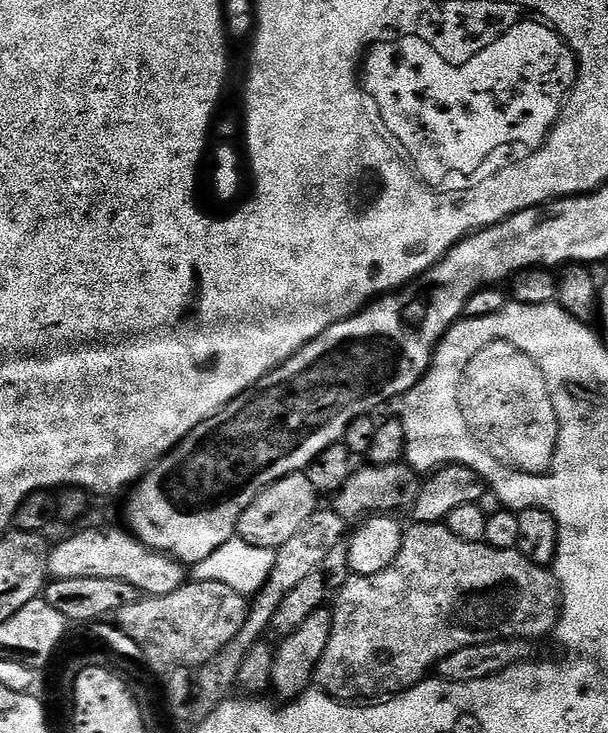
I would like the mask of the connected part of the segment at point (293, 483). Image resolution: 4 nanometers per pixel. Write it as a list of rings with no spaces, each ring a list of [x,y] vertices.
[[[295,472],[281,480],[275,480],[270,486],[266,486],[246,506],[242,518],[236,527],[236,536],[242,542],[250,542],[250,546],[262,546],[263,548],[280,548],[302,526],[306,526],[306,518],[310,518],[318,510],[318,494],[314,486],[310,486],[310,478],[304,472]]]

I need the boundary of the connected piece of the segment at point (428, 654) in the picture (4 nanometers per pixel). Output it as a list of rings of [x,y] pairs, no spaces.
[[[416,524],[409,527],[404,533],[404,545],[394,558],[394,562],[386,570],[382,570],[373,576],[348,577],[346,586],[336,595],[336,599],[330,608],[332,614],[332,629],[326,642],[326,654],[322,654],[322,662],[318,662],[314,684],[319,691],[332,696],[341,702],[379,702],[385,698],[400,695],[400,693],[412,688],[429,675],[428,672],[435,669],[454,650],[463,650],[466,646],[478,646],[482,642],[494,642],[495,640],[527,640],[535,642],[539,636],[544,636],[553,631],[557,620],[560,619],[560,587],[555,576],[547,567],[535,564],[526,559],[517,549],[498,550],[486,543],[471,544],[462,542],[450,534],[450,530],[444,524]]]

